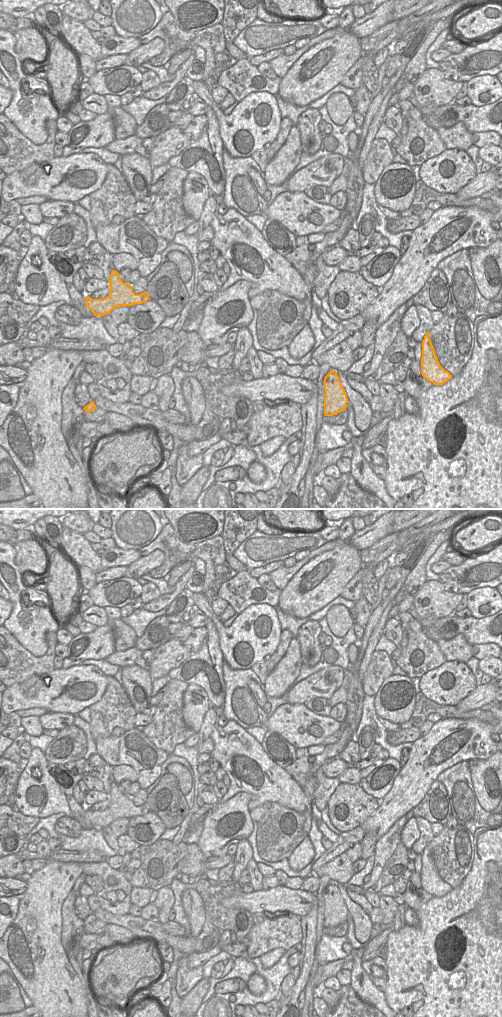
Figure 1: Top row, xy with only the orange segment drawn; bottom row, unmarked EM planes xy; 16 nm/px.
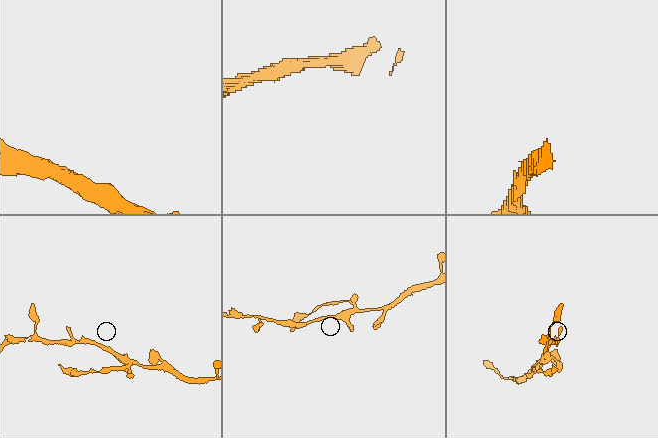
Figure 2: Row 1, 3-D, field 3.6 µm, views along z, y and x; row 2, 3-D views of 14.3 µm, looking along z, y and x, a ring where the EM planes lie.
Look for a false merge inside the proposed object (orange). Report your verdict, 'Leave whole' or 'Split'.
Leave whole

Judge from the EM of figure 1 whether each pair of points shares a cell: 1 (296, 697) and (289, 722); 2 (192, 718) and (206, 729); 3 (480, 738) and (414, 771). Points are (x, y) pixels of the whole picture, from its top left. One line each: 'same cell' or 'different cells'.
1: different cells
2: different cells
3: same cell

